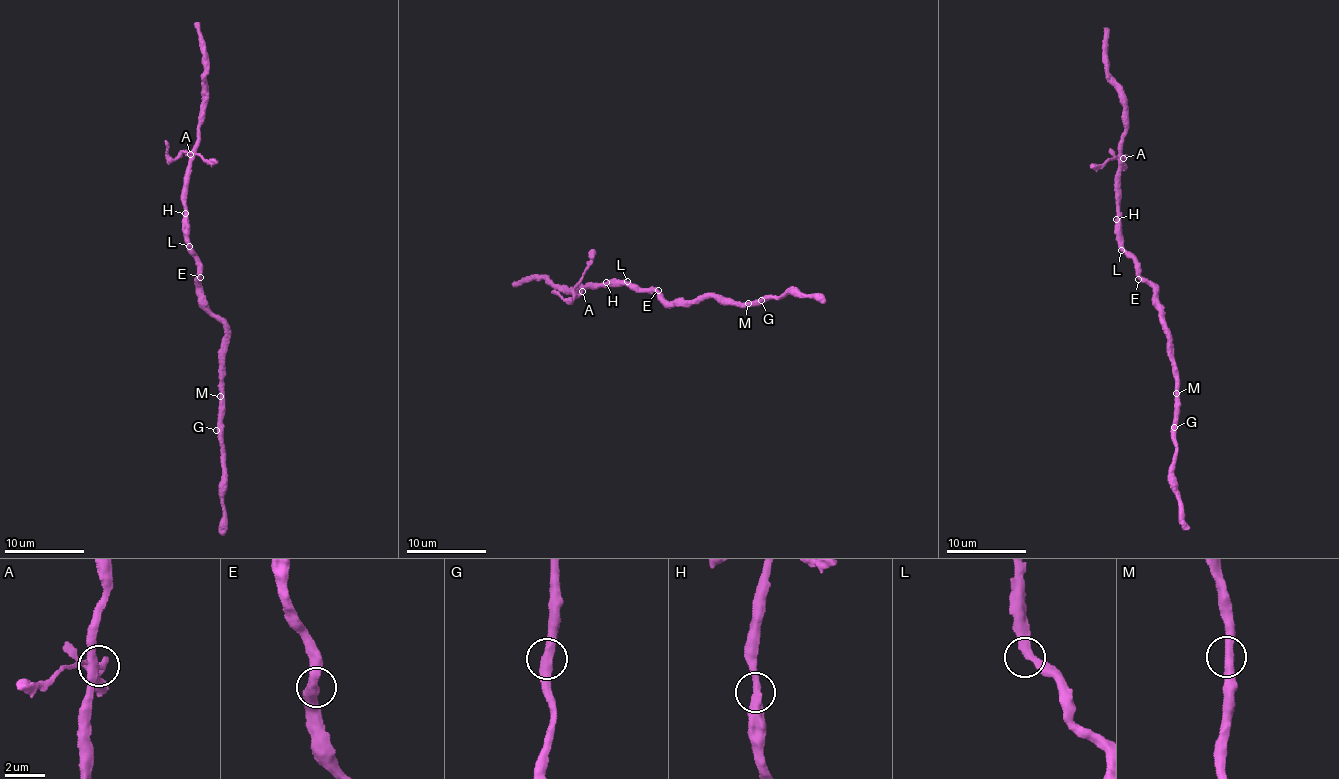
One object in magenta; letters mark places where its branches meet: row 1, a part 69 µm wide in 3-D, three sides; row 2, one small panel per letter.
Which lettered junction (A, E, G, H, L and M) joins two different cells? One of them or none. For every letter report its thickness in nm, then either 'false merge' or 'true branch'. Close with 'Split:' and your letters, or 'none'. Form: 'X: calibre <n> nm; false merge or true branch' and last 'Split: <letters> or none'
A: calibre 360 nm; false merge
E: calibre 440 nm; true branch
G: calibre 480 nm; true branch
H: calibre 420 nm; true branch
L: calibre 420 nm; true branch
M: calibre 420 nm; true branch
Split: A

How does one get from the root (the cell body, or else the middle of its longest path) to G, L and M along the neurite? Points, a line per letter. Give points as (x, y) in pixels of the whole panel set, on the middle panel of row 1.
G: (657, 294), (669, 301), (714, 297), (730, 298), (742, 304), (761, 300)
L: (657, 294), (641, 291), (627, 281)
M: (657, 294), (669, 301), (714, 297), (748, 303)

